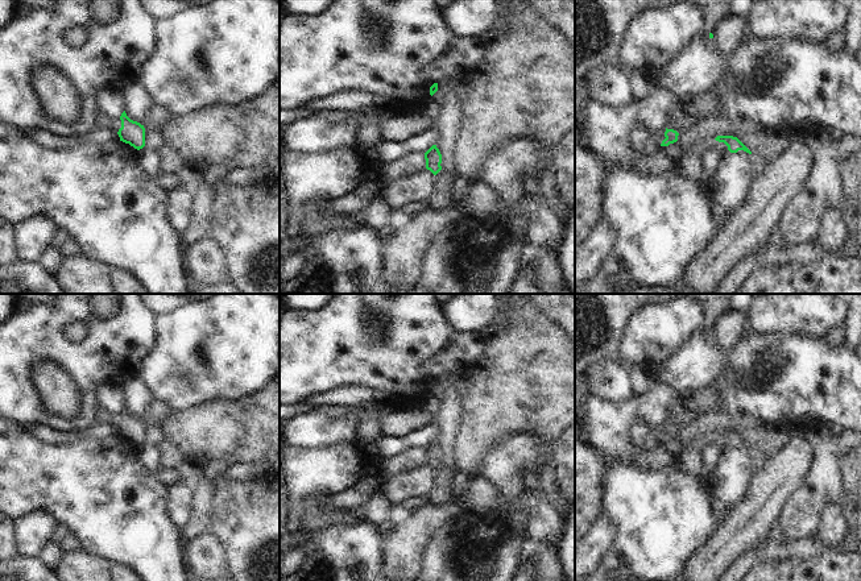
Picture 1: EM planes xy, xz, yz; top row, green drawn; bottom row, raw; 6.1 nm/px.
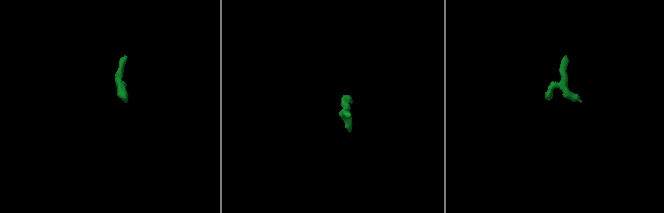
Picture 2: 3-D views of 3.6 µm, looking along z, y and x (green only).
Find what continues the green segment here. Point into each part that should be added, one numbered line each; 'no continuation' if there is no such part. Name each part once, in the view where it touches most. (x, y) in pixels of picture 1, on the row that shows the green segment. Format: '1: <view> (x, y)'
no continuation

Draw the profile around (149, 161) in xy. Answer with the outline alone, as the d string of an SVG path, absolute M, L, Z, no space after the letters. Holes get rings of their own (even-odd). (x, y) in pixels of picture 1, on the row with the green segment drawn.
M144 146L138 150L138 162L142 170L153 179L157 179L162 174L158 152L153 152Z

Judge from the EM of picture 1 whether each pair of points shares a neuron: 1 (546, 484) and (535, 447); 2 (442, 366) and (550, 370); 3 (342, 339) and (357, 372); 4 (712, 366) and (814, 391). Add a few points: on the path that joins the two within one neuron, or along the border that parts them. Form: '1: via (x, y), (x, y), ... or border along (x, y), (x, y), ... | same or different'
1: border along (551, 443), (549, 445), (549, 463), (538, 476) | different
2: border along (466, 362), (459, 372) | different
3: via (350, 347), (357, 355), (357, 364) | same
4: via (737, 385), (742, 390), (758, 393), (789, 391) | same

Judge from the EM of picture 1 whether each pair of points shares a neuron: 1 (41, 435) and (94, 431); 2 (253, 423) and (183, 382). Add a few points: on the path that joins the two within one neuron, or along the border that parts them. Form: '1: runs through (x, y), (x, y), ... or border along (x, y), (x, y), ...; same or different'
1: runs through (54, 436), (81, 435); same
2: border along (244, 395), (234, 401), (205, 401), (185, 410); different

